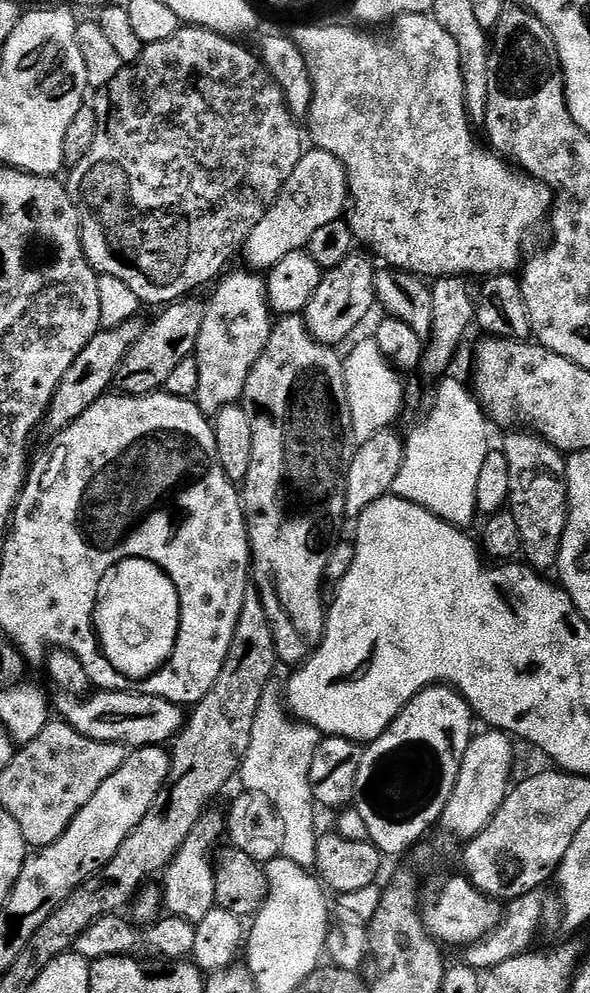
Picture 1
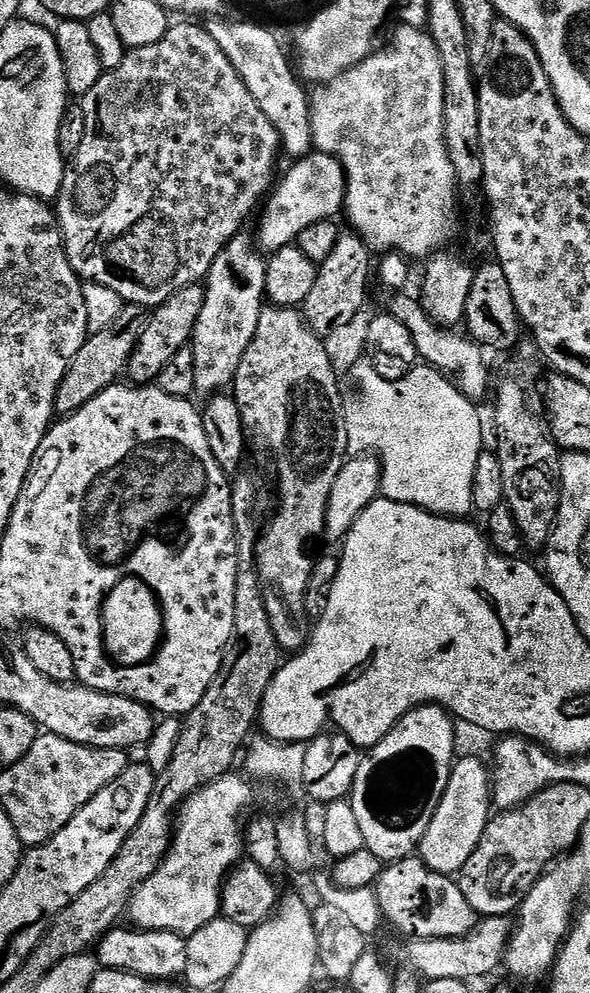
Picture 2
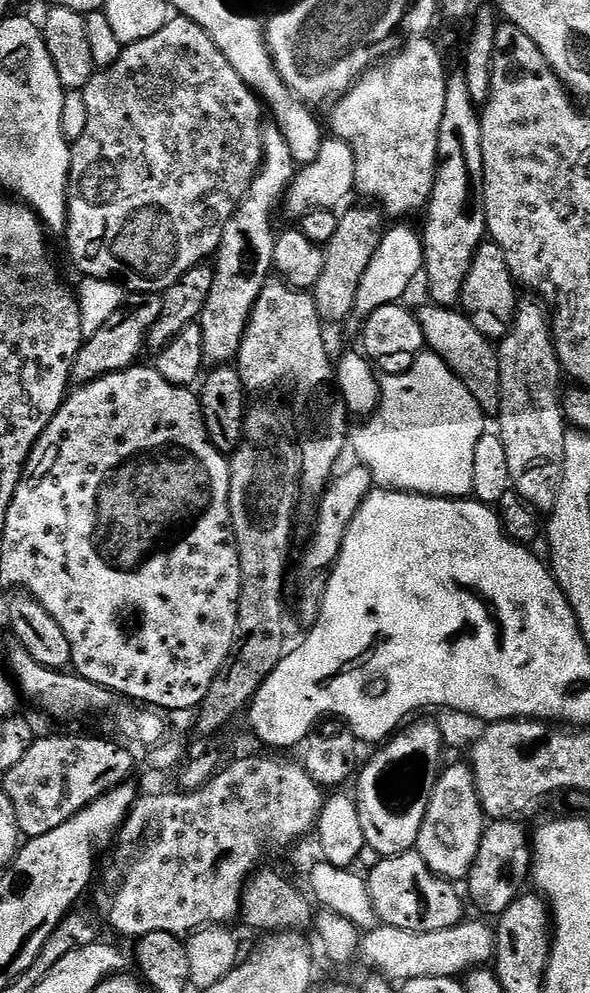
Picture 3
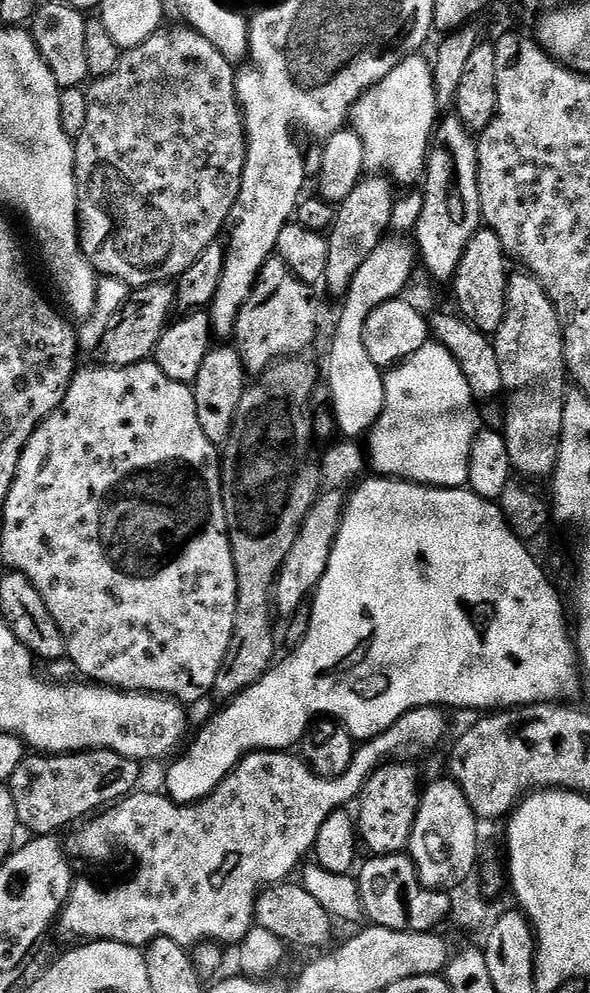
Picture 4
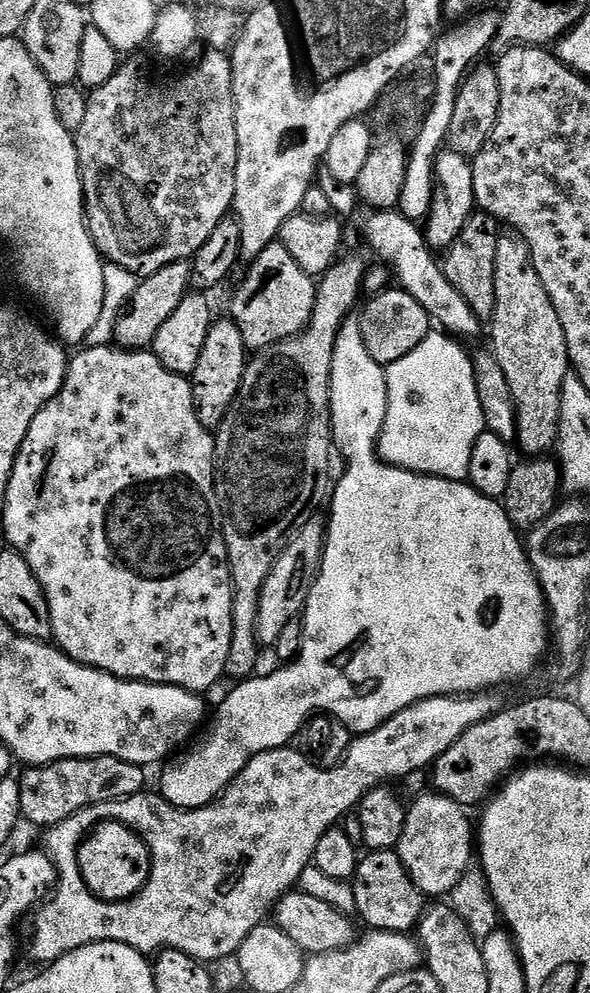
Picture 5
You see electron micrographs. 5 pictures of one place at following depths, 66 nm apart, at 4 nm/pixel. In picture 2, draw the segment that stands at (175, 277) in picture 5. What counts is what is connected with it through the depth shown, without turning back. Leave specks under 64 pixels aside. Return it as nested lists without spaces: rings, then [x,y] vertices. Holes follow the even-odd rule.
[[[125,303],[121,307],[118,318],[114,318],[111,328],[103,328],[89,335],[87,342],[82,346],[82,350],[78,350],[78,354],[74,354],[74,358],[62,378],[60,388],[56,391],[57,413],[76,412],[103,388],[117,383],[125,375],[128,359],[132,357],[132,352],[136,348],[137,337],[135,331],[128,331],[132,327],[135,329],[141,323],[140,312],[142,313],[141,305]]]

